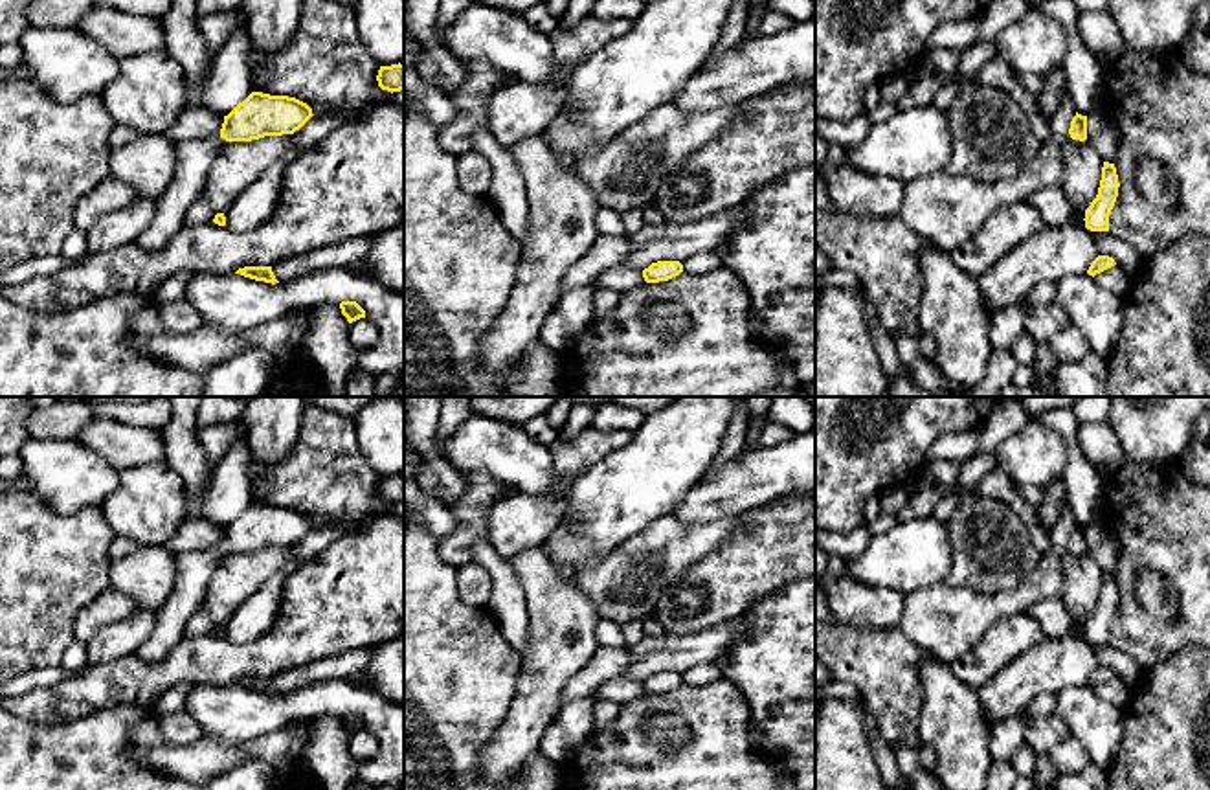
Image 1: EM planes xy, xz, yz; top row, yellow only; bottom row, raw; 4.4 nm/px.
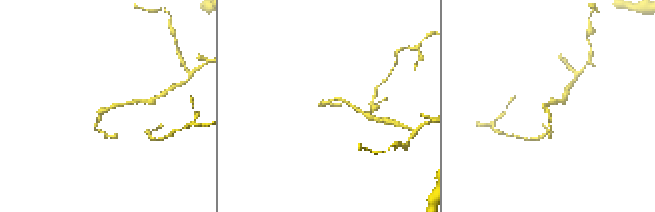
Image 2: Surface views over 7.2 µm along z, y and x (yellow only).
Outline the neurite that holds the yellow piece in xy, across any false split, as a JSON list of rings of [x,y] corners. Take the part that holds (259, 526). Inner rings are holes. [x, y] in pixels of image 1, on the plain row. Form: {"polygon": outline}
{"polygon": [[[252,503],[224,527],[218,547],[174,553],[174,590],[158,608],[152,632],[136,656],[145,663],[158,663],[185,638],[185,623],[200,608],[209,579],[228,553],[294,546],[312,527],[312,520],[296,509]]]}

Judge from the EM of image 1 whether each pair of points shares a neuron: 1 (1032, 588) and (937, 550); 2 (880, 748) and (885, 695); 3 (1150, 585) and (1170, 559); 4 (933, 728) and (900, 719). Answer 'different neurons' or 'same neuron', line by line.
1: different neurons
2: different neurons
3: different neurons
4: different neurons

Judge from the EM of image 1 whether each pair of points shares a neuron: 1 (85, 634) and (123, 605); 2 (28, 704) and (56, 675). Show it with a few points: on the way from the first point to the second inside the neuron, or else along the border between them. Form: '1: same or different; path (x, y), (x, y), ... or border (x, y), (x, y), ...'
1: same; path (92, 623), (112, 607)
2: different; border (50, 689), (32, 689), (19, 697)

